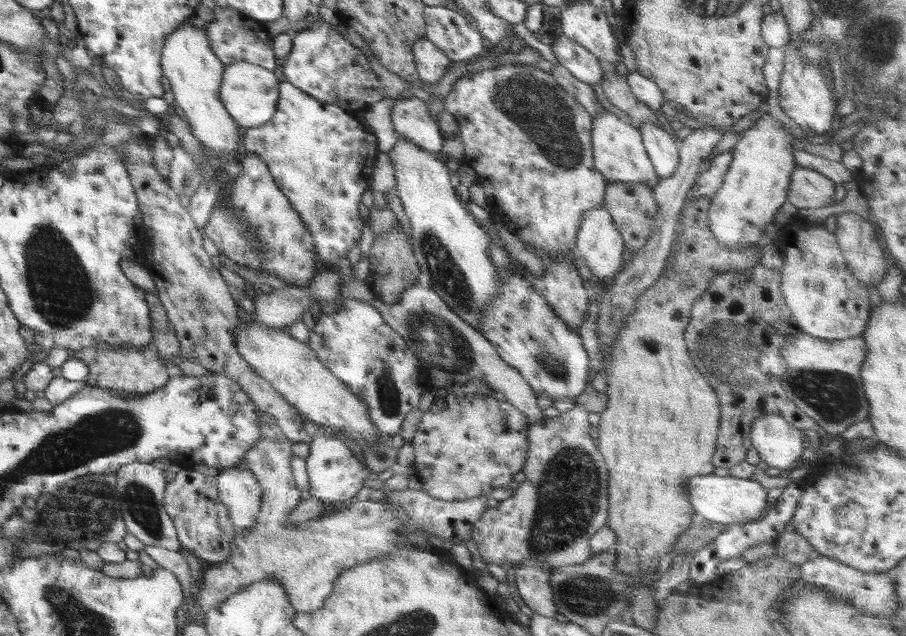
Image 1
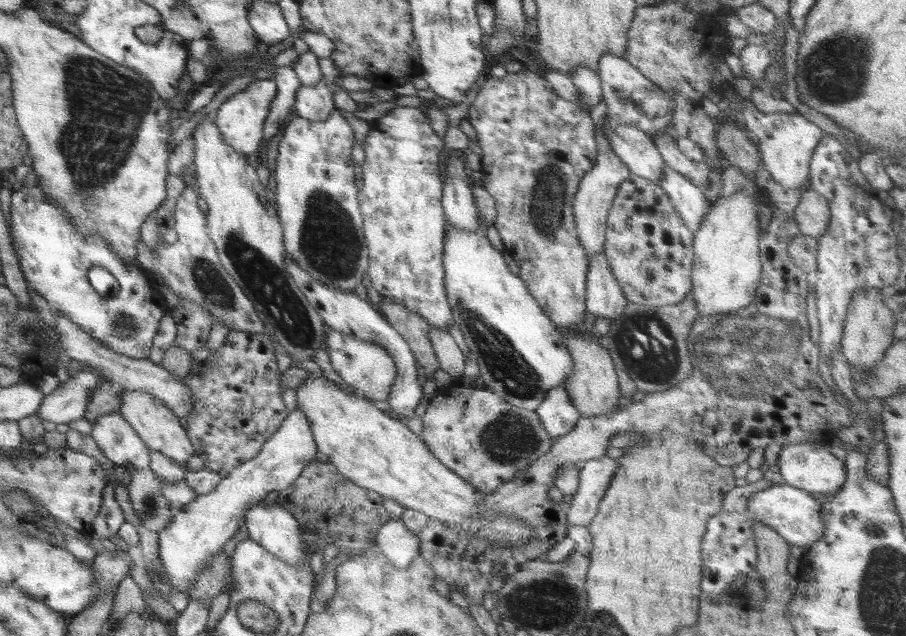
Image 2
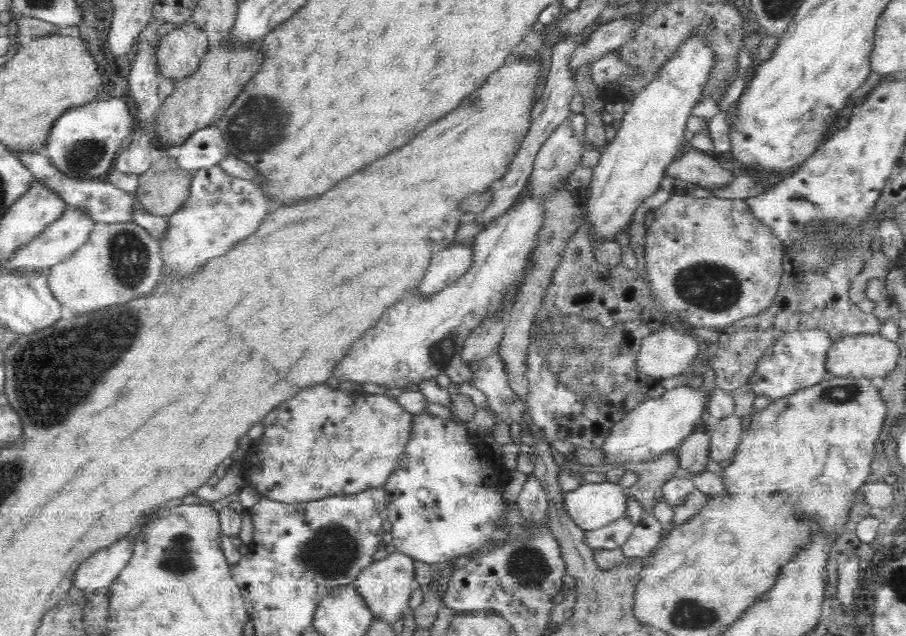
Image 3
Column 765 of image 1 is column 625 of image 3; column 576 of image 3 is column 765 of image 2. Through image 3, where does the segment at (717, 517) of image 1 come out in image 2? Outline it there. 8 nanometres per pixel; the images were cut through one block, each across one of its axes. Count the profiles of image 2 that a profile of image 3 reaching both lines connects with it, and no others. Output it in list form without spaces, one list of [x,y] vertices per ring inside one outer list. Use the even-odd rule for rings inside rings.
[[[780,483],[755,492],[748,499],[745,518],[746,521],[760,521],[762,525],[772,528],[783,540],[786,540],[791,547],[797,546],[806,552],[814,546],[814,542],[822,541],[822,536],[824,536],[824,532],[826,532],[826,527],[824,527],[824,523],[822,523],[822,506],[824,505],[810,496],[808,491],[800,490],[786,483]]]

